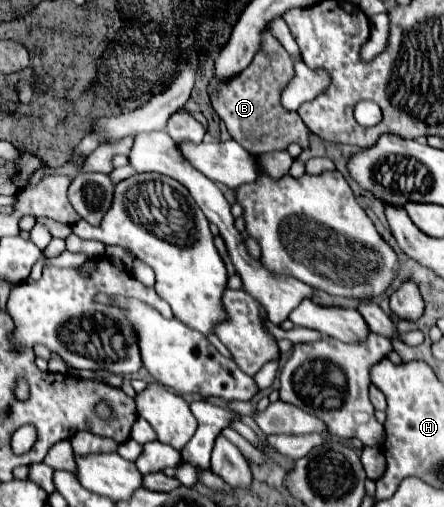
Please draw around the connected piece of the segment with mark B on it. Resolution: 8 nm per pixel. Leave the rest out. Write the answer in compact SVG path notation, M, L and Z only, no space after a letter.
M267 30L261 54L257 54L257 58L237 78L227 82L213 98L213 108L225 122L231 138L255 156L273 150L285 150L293 142L305 148L305 142L311 134L309 128L303 126L299 114L275 112L275 106L279 104L279 94L283 86L291 80L291 64L289 58L285 58L285 50L277 46L277 42L273 42L273 36Z

